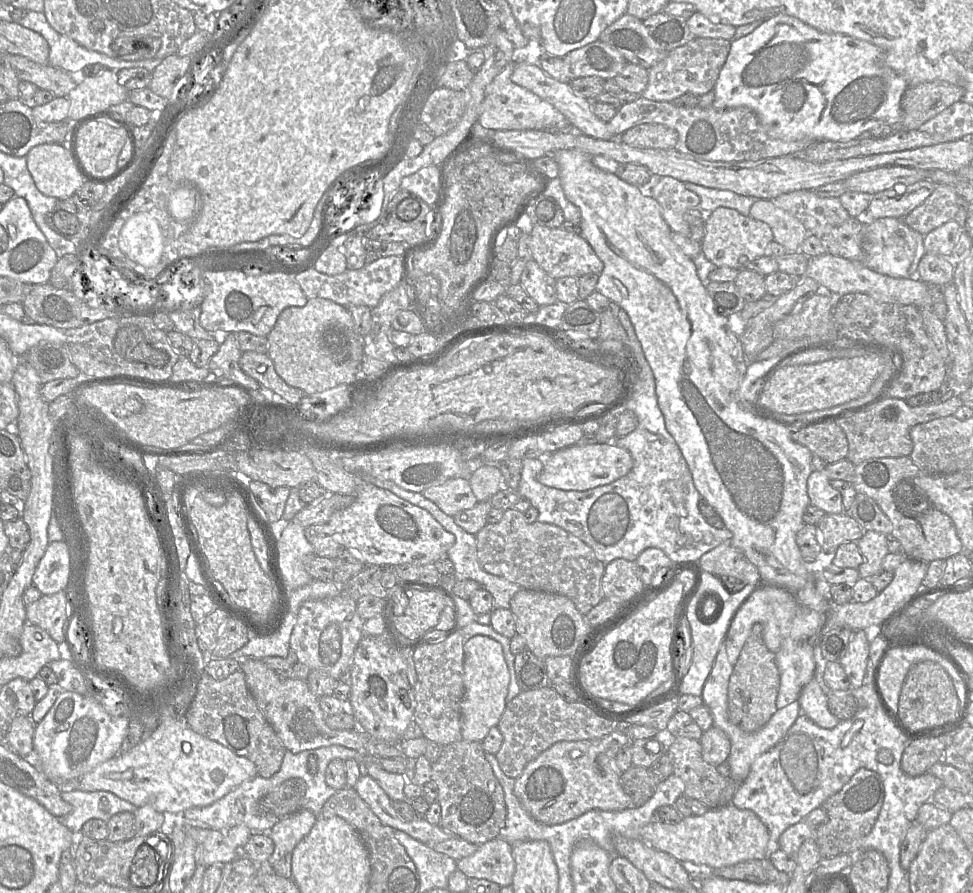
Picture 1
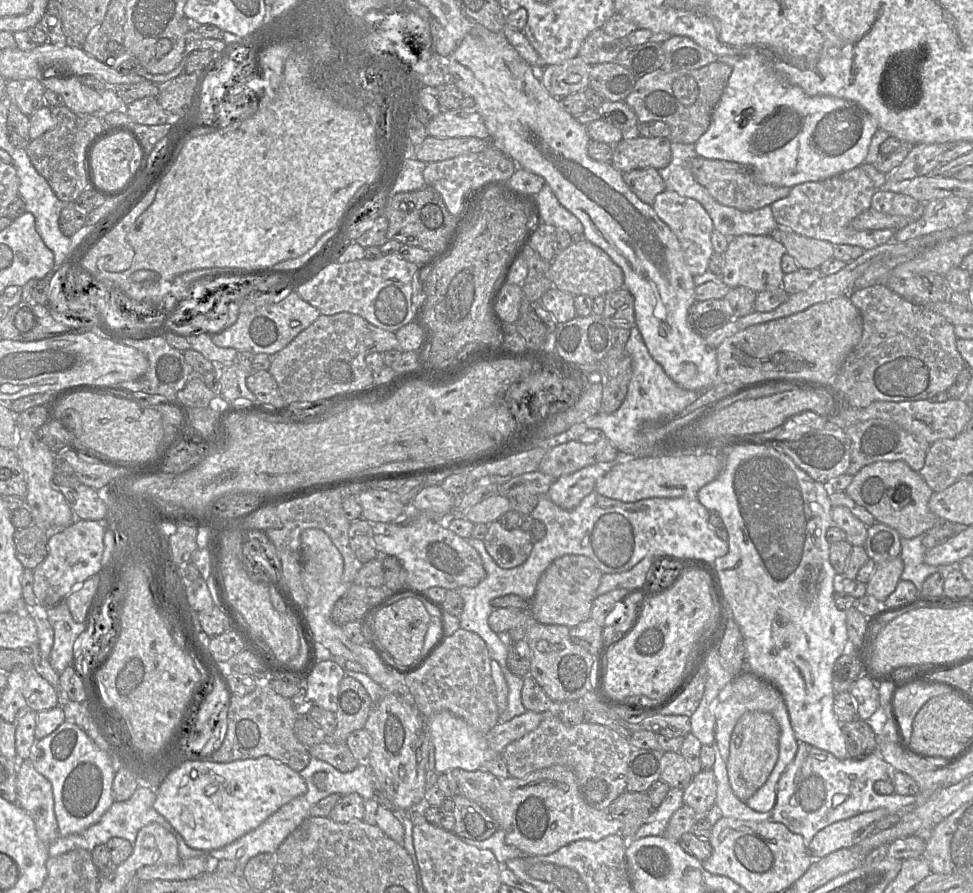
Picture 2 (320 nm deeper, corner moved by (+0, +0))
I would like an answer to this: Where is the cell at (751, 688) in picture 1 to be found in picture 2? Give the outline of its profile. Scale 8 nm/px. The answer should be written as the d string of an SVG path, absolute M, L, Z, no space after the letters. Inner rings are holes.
M749 711L737 721L731 735L727 770L731 788L740 801L745 803L769 778L778 759L779 738L779 726L770 713Z

